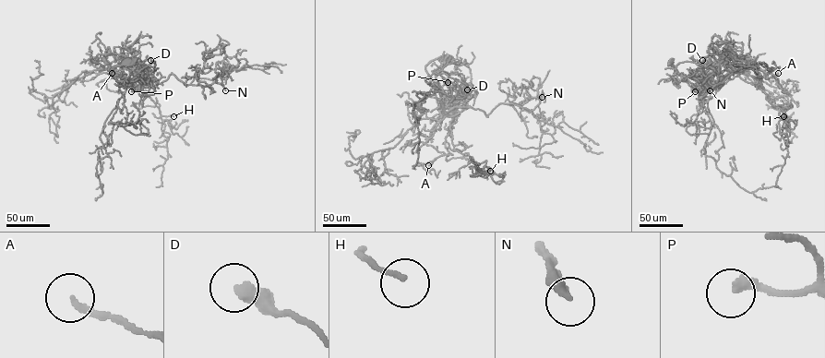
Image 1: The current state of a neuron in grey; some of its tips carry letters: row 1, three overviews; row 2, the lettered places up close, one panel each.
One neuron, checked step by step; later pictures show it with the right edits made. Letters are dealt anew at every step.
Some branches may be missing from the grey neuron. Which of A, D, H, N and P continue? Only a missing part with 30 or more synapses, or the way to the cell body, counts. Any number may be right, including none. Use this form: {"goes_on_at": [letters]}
{"goes_on_at": ["A", "N"]}

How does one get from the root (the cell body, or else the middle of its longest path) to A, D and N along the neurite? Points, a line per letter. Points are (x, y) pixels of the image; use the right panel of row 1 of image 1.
A: (670, 61), (679, 75), (716, 90), (730, 75), (747, 66), (759, 67), (767, 78), (778, 73)
D: (670, 61), (679, 75), (713, 86), (720, 76), (718, 80), (712, 79), (699, 65), (702, 60)
N: (670, 61), (679, 75), (707, 86), (719, 81), (720, 87), (729, 73), (710, 90)

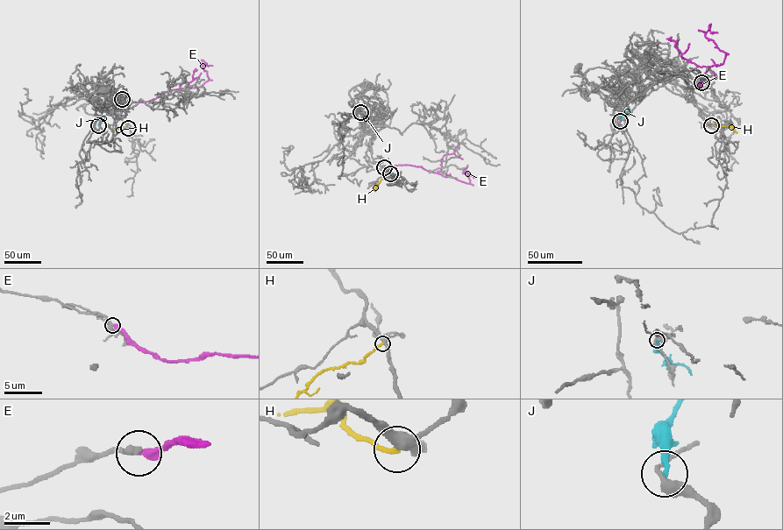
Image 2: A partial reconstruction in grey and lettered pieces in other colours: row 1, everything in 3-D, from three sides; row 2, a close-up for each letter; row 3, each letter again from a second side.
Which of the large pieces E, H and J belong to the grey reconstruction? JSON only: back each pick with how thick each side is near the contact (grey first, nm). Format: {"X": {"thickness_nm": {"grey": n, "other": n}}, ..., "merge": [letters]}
{"merge": []}

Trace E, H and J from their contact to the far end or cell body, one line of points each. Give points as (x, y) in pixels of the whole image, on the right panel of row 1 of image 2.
E: (701, 82), (698, 87), (707, 67), (725, 58), (705, 36), (710, 24), (710, 31), (717, 32)
H: (711, 125), (715, 123), (730, 126), (736, 132)
J: (620, 121), (629, 109)

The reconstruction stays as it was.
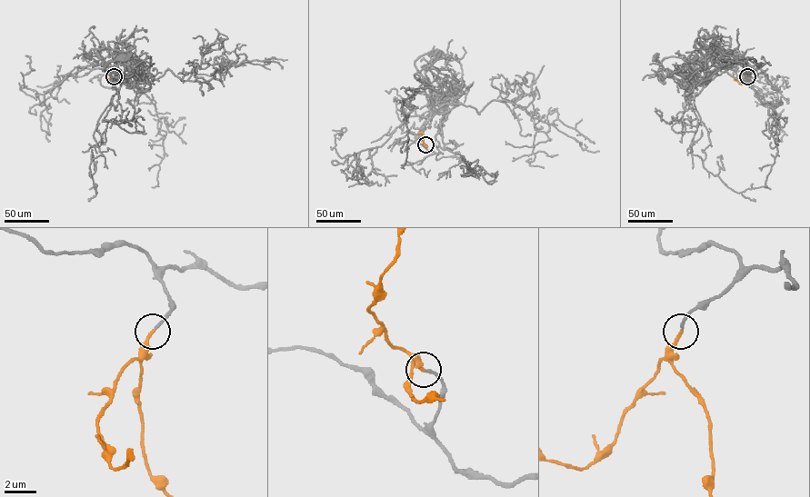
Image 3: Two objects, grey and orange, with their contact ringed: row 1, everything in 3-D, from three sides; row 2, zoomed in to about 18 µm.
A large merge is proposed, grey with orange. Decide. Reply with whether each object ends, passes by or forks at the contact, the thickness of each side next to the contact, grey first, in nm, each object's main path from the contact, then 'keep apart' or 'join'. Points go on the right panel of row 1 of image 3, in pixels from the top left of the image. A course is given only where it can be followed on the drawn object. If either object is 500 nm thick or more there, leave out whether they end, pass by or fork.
grey ends; orange ends; calibres 160 and 200 nm; course grey (747, 76), (756, 74), (756, 70), (744, 62), (735, 62), (718, 70), (704, 86), (664, 71), (655, 56); course orange (747, 76), (741, 84), (734, 79), (736, 77); join

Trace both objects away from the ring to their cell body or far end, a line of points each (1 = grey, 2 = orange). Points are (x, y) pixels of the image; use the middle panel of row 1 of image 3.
1: (425, 144), (427, 150), (443, 154), (434, 141), (443, 114), (434, 110), (434, 92), (414, 61), (434, 53)
2: (425, 144), (422, 133), (417, 134)

